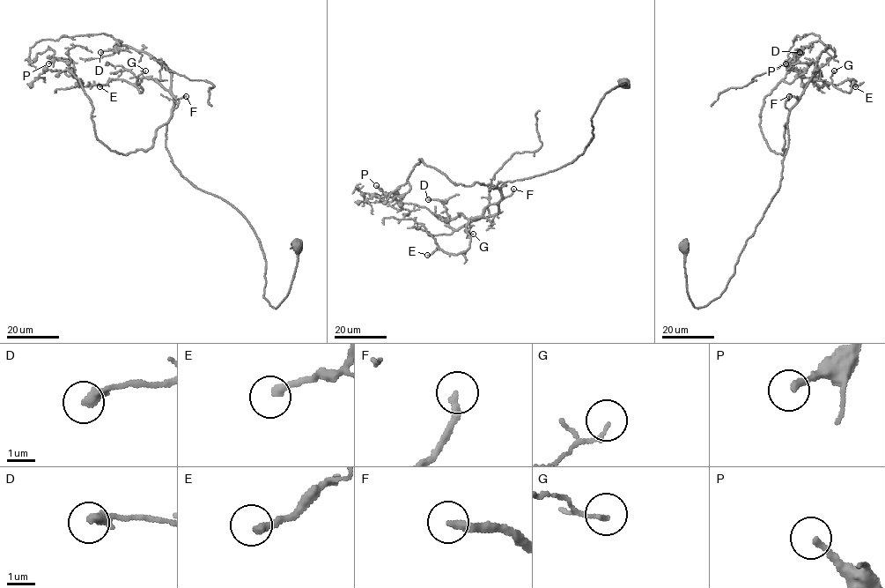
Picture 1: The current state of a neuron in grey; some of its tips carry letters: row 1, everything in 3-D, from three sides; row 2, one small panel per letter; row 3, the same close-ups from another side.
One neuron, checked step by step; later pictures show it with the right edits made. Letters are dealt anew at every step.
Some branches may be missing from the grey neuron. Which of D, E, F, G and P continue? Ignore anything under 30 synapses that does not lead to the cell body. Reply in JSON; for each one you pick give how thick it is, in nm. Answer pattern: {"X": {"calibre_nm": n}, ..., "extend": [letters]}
{"F": {"calibre_nm": 240}, "extend": ["F"]}

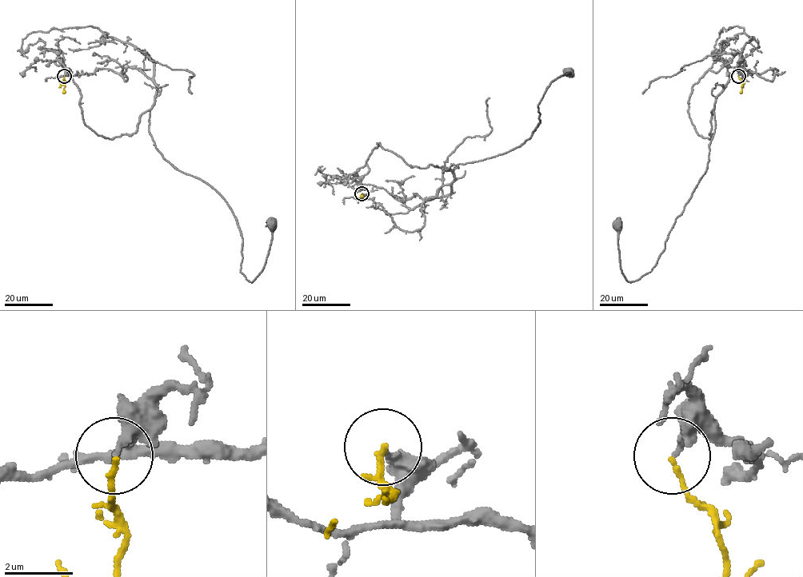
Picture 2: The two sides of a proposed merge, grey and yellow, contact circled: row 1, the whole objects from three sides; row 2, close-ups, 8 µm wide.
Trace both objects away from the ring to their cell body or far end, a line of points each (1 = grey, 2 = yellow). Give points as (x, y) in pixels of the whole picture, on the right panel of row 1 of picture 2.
1: (738, 76), (777, 72), (730, 74), (706, 170), (656, 265), (631, 282), (617, 224)
2: (738, 76), (742, 83), (741, 93)

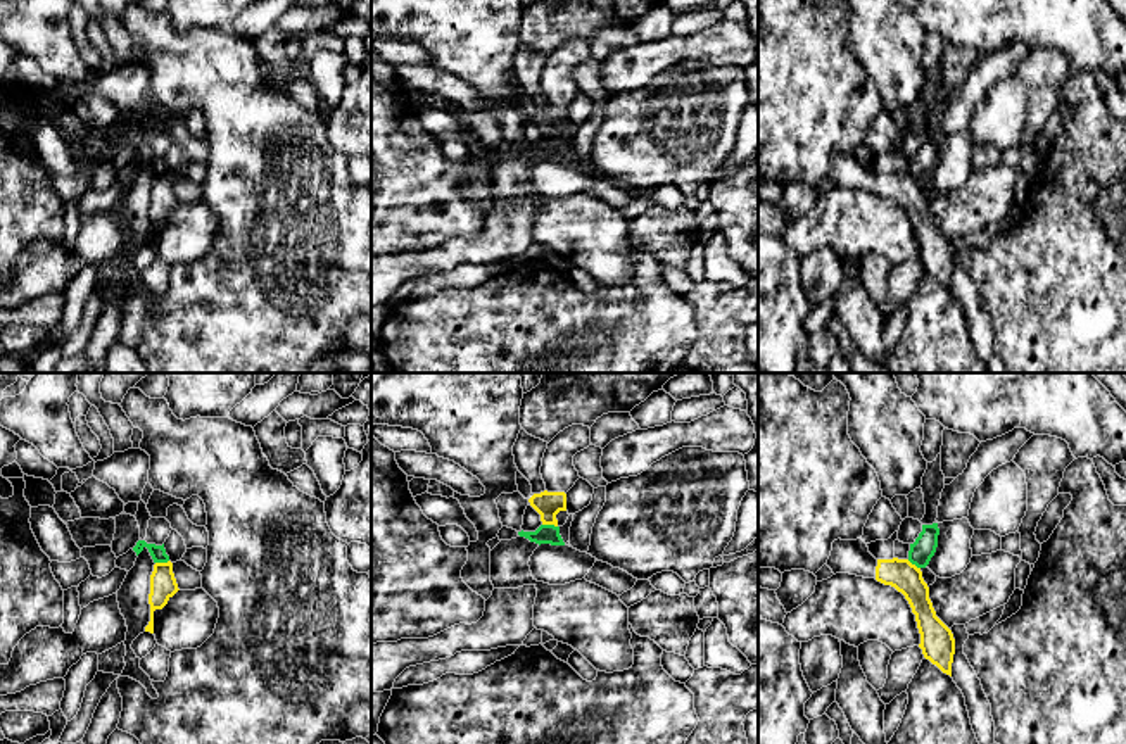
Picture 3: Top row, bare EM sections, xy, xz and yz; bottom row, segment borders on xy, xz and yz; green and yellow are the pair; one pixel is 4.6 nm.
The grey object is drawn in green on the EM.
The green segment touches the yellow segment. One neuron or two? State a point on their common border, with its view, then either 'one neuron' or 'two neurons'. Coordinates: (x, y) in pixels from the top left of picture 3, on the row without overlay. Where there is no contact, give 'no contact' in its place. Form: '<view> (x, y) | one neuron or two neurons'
xz (550, 138) | two neurons

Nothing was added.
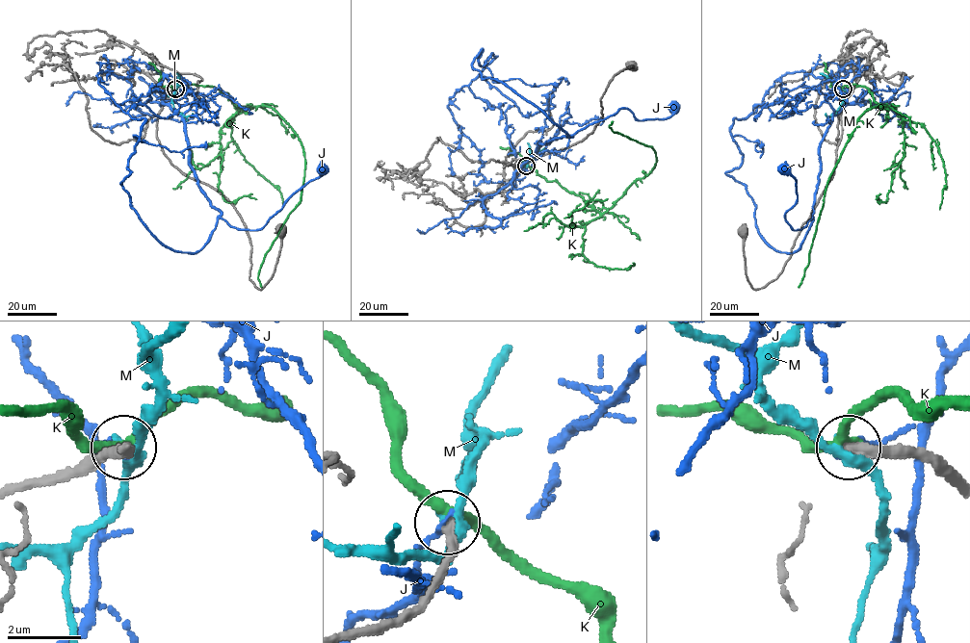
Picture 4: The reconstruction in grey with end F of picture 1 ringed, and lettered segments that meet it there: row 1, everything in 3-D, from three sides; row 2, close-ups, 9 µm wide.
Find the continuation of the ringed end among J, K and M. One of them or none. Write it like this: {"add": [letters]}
{"add": []}

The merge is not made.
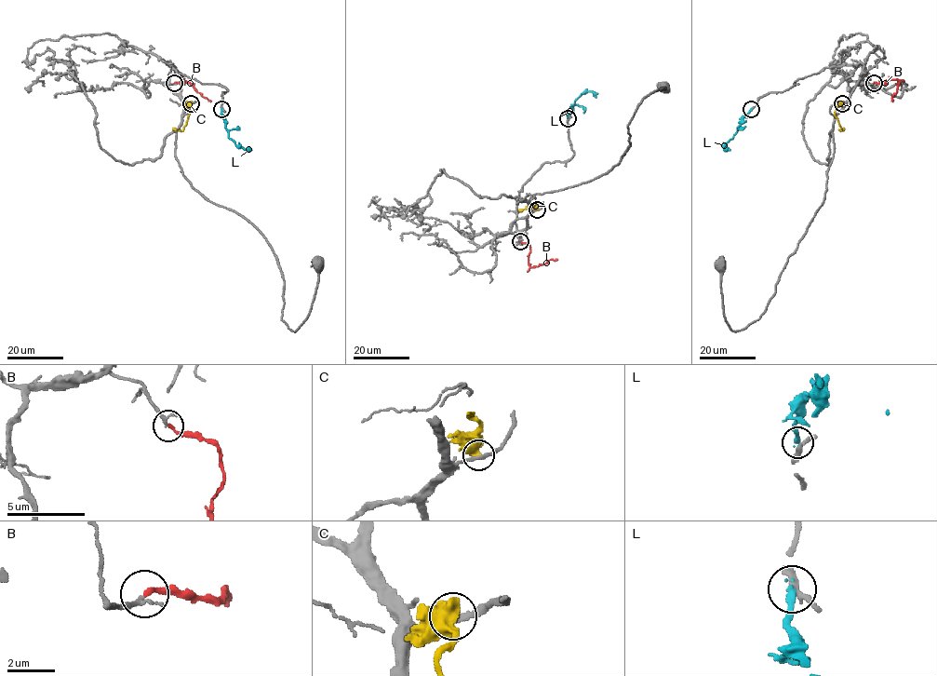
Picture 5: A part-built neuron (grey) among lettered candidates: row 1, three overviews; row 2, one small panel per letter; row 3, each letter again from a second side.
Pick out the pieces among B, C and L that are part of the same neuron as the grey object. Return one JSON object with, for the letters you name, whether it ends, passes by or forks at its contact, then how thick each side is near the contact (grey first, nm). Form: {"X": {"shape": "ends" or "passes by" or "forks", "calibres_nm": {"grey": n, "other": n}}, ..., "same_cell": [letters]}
{"B": {"shape": "ends", "calibres_nm": {"grey": 140, "other": 220}}, "same_cell": ["B"]}

